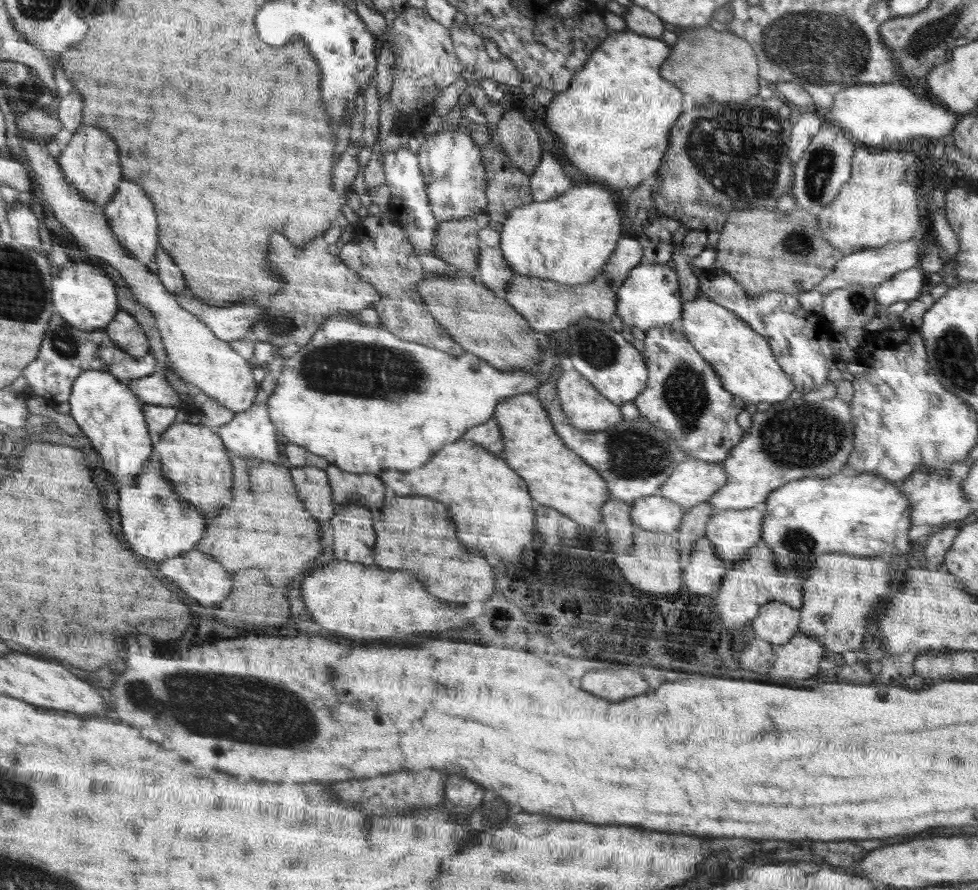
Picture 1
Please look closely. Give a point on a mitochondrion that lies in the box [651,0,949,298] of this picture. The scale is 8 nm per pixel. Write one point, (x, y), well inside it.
(735, 151)

